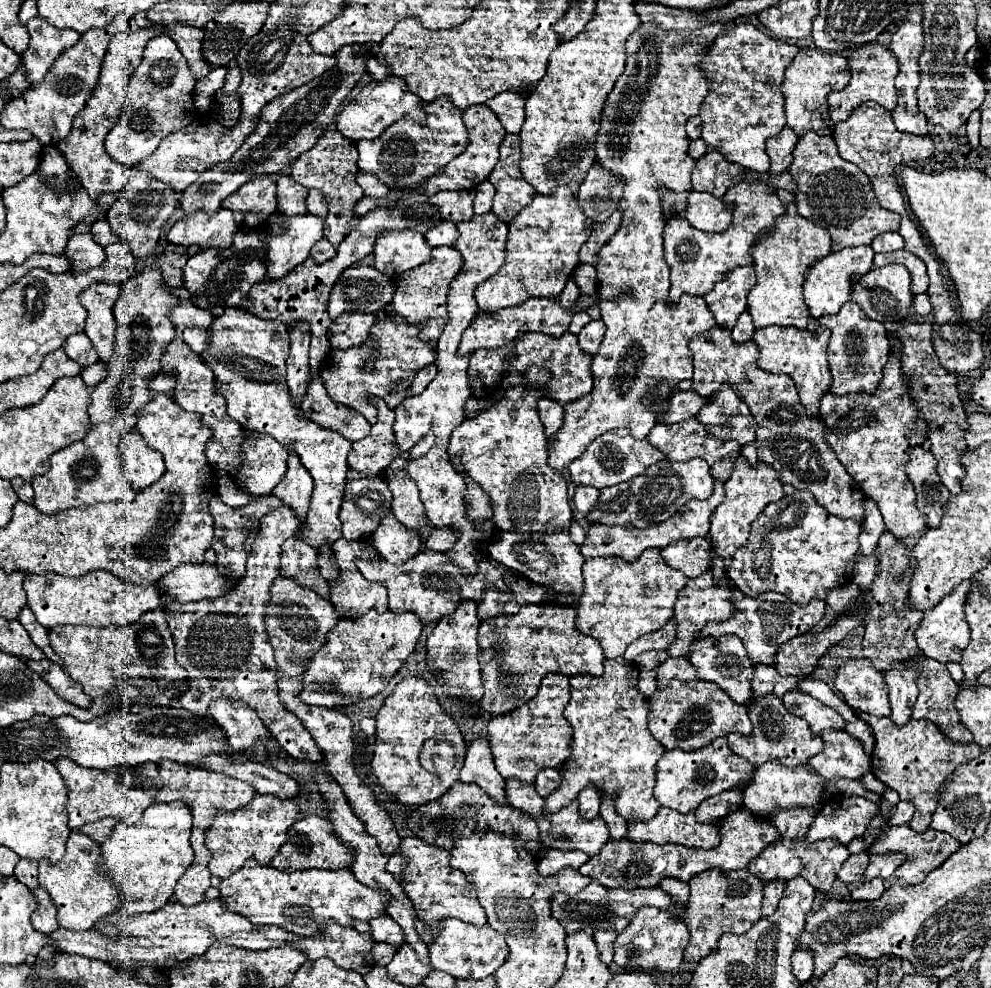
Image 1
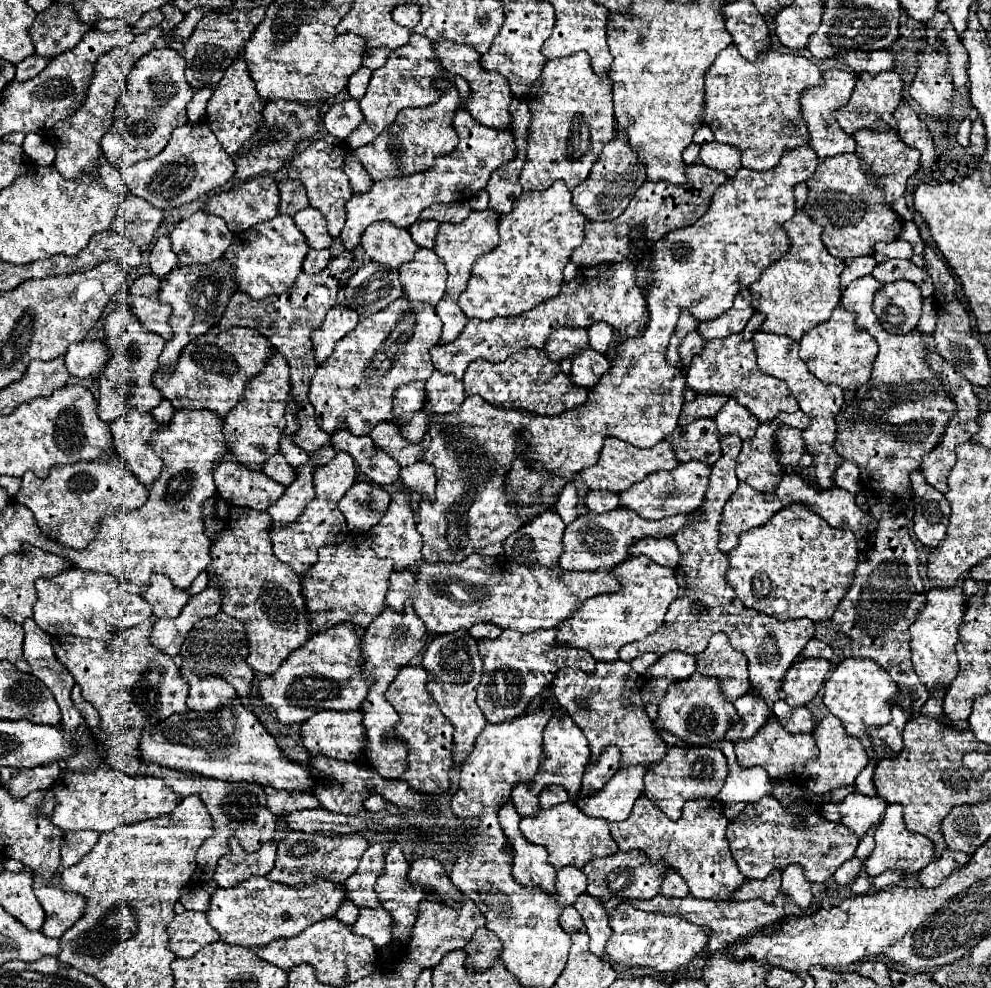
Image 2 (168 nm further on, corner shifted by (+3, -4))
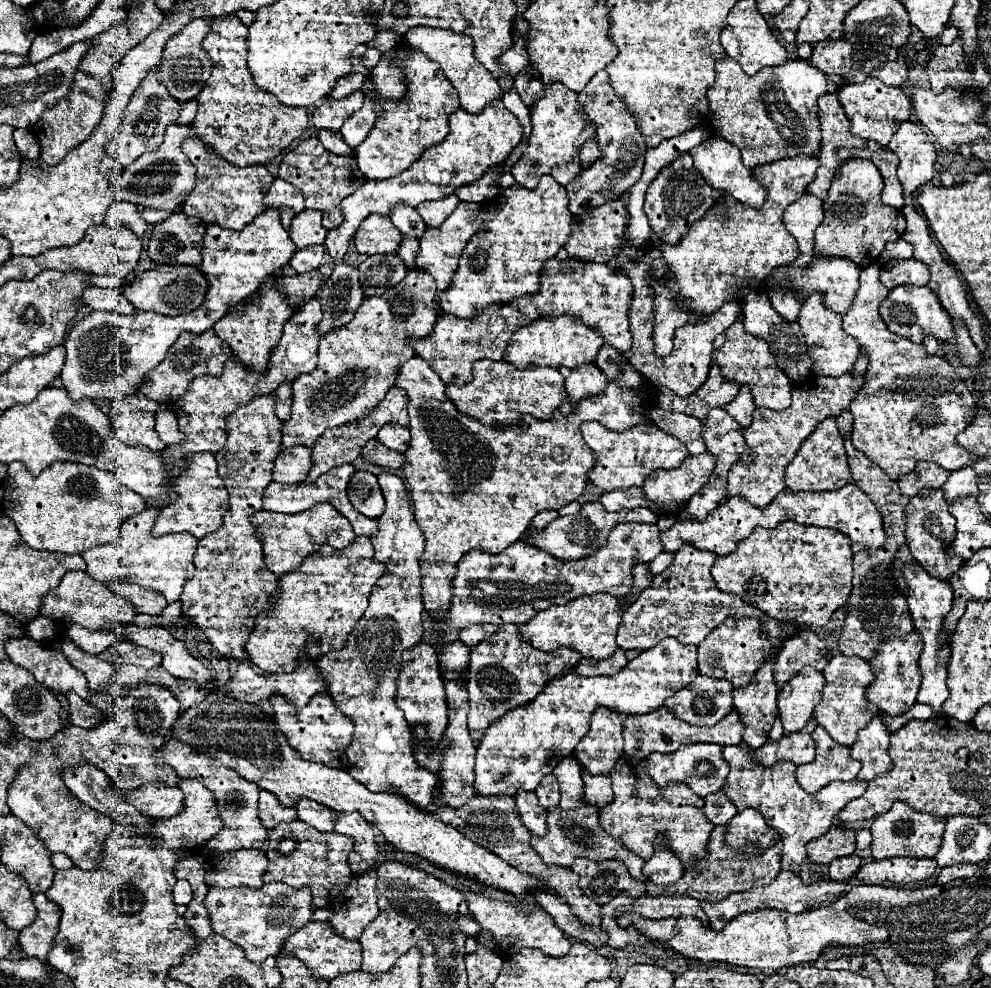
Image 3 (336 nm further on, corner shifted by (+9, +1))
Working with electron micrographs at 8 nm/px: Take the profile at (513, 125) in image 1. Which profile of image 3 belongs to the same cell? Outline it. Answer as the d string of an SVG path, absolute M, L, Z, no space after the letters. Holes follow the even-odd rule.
M419 26L419 28L409 28L407 34L405 34L405 40L411 48L421 50L427 58L435 60L441 66L441 70L445 72L445 78L457 90L463 110L467 110L471 114L477 114L485 108L485 104L503 96L497 80L493 80L489 70L473 56L473 40L469 36L453 32L453 30L443 30L443 28Z

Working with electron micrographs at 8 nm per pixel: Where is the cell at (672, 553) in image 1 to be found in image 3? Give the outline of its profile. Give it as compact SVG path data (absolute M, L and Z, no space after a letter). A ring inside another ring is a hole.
M639 522L617 524L613 532L609 534L609 540L605 546L601 546L591 556L585 556L575 562L557 560L555 556L549 556L545 550L539 550L537 546L531 546L523 540L517 540L515 544L511 544L507 550L499 554L473 550L461 558L459 572L453 580L453 604L449 608L449 616L445 616L443 622L447 622L453 628L465 628L467 624L487 624L487 622L489 624L525 624L537 612L555 604L567 604L581 596L611 594L611 596L623 598L633 588L633 568L637 564L651 562L661 552L663 548L661 548L657 524L639 524Z

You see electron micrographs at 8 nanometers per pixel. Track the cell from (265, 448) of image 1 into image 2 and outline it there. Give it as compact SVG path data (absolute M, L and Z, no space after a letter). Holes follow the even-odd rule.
M273 455L269 457L263 465L261 471L271 477L273 481L281 483L281 485L291 485L291 481L295 481L295 473L291 473L291 465L287 465L287 461L283 461L283 455Z

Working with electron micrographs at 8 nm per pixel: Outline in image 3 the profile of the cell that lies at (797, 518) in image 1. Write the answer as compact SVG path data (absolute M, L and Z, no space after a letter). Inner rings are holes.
M787 520L785 524L779 524L773 530L755 528L743 544L737 544L735 552L723 558L717 558L717 562L711 566L711 576L719 590L739 596L743 602L763 610L767 616L783 622L797 622L805 626L823 626L829 622L835 610L847 604L853 584L853 556L849 548L849 540L841 536L841 532L833 532L831 528L819 528L819 526L801 526L793 520Z

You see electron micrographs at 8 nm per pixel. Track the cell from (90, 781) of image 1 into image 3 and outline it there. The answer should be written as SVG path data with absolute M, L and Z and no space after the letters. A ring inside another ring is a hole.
M147 784L145 788L137 788L123 798L131 802L137 810L141 810L145 816L159 820L173 818L185 808L183 792L177 786L165 788L161 784Z

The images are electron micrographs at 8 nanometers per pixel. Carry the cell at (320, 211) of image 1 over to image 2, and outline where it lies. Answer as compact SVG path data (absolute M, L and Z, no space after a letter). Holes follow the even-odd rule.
M309 205L301 209L293 219L297 227L303 231L303 235L307 237L307 243L311 249L329 249L331 247L333 239L329 237L325 229L325 217L323 213L319 213L319 209Z

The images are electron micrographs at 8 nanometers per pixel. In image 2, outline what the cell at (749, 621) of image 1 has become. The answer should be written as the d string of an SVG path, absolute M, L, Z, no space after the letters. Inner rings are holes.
M735 435L721 437L721 457L715 465L711 465L711 477L709 477L709 489L707 489L707 501L699 507L699 513L703 517L695 525L687 525L687 529L681 529L675 535L675 543L681 549L681 563L675 569L675 577L679 583L679 597L669 605L669 611L665 615L665 623L661 629L651 633L651 637L645 637L643 641L635 641L635 645L625 645L619 651L619 657L623 661L633 661L637 655L655 651L659 655L667 651L683 651L689 655L697 655L707 647L707 639L715 633L725 633L731 641L733 649L743 651L749 661L749 677L753 689L769 703L769 707L779 699L781 679L787 667L799 657L805 643L815 633L815 623L811 619L789 619L781 621L777 617L771 617L767 613L755 611L745 607L735 589L727 583L725 573L729 569L729 559L723 551L717 547L719 539L719 515L723 511L723 505L727 497L737 489L739 481L735 475L735 461L741 449L741 441ZM693 603L701 603L709 607L703 615L695 615Z

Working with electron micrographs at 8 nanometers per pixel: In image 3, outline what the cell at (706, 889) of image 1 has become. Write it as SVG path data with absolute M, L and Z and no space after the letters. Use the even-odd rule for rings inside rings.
M627 754L615 762L609 776L613 780L615 800L599 810L599 820L611 836L617 836L617 840L625 844L625 848L647 860L649 854L653 854L655 836L665 832L671 850L679 856L685 868L693 866L697 858L705 856L705 844L709 842L709 832L713 826L705 820L705 816L701 816L703 798L699 798L687 784L679 782L657 788L651 776L645 772L645 760Z

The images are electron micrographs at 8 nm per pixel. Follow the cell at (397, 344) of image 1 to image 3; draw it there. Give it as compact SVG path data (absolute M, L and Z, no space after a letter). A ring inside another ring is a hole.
M411 270L399 284L389 288L385 294L365 298L353 322L321 338L319 350L317 350L317 356L319 356L317 368L293 380L291 418L281 426L281 434L283 434L281 450L293 448L293 446L307 446L307 448L315 446L315 442L323 436L327 428L337 428L341 424L363 418L365 412L371 412L385 398L385 394L395 386L397 368L405 364L409 358L413 358L413 348L409 348L407 338L427 336L433 330L433 324L437 320L435 294L437 294L437 286L433 276L429 276L429 272Z

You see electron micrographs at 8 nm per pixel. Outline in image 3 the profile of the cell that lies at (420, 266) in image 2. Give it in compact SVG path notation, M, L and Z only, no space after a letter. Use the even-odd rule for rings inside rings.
M403 236L401 248L397 248L397 254L399 254L399 258L407 264L409 270L417 270L417 268L413 268L413 264L409 264L409 260L413 260L413 256L417 256L417 238L413 238L413 236Z

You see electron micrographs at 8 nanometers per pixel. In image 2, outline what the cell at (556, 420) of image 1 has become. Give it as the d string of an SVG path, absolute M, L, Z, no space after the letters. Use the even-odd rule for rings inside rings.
M573 483L565 485L567 489L561 489L559 501L557 501L557 513L565 523L573 523L577 519L577 489Z

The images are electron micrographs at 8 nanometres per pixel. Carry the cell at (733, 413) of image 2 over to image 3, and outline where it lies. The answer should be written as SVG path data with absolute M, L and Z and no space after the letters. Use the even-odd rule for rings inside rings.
M741 386L737 398L735 398L731 404L727 404L725 410L727 410L743 428L747 428L747 426L751 424L751 420L753 420L753 404L755 404L755 400L753 400L753 396L751 396L751 390L745 388L745 386Z

